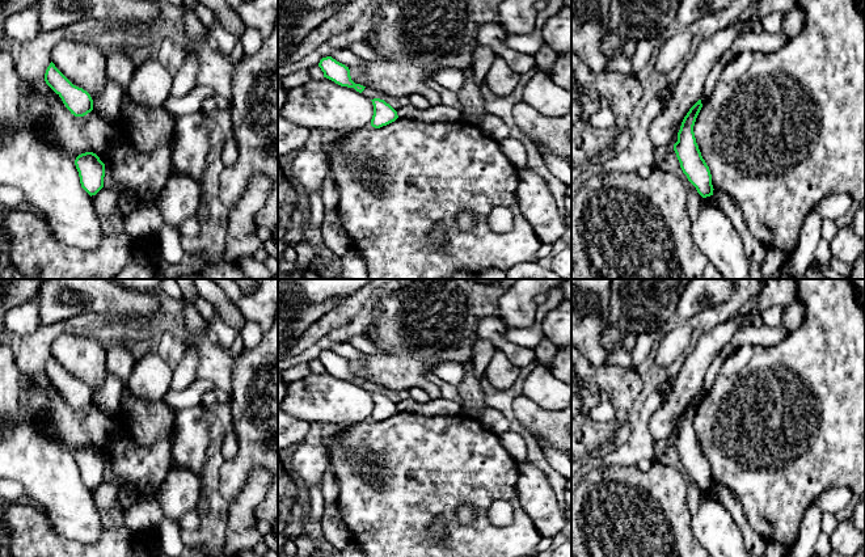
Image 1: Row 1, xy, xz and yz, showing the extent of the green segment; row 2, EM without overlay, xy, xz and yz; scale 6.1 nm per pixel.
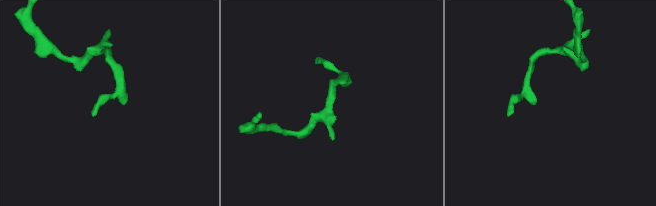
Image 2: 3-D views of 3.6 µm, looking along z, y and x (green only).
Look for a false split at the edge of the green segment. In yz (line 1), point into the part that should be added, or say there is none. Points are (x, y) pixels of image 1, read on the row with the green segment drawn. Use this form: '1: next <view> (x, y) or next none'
1: next none

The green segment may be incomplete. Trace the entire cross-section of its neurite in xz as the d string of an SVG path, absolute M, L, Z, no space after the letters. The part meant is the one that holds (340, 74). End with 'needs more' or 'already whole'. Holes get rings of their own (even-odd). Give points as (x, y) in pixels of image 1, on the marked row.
M332 56L322 58L318 67L324 72L324 77L334 81L341 86L354 88L356 92L362 93L366 86L355 84L351 80L350 69L345 64L337 62Z; already whole

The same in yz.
M699 100L684 117L678 132L678 142L674 144L674 151L688 181L696 187L702 198L706 198L713 195L714 190L712 174L701 156L693 132L693 126L701 107L702 104L701 100Z; already whole

